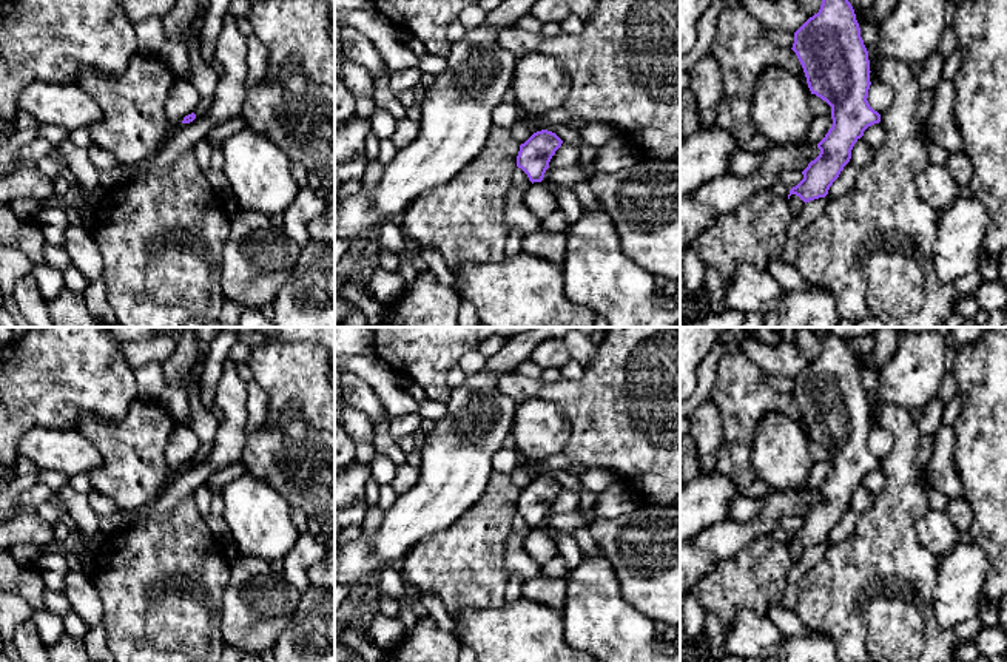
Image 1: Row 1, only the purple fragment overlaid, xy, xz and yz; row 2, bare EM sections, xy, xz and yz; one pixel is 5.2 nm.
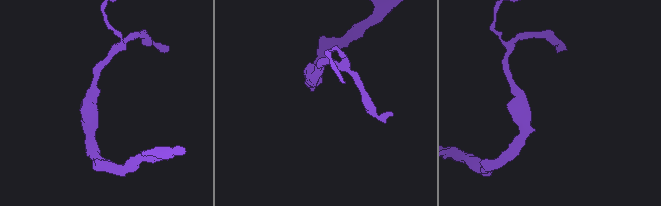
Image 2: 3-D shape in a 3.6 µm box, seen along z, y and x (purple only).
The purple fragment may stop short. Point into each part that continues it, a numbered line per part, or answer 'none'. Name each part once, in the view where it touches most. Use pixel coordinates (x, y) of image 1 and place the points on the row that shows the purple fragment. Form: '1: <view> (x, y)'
none

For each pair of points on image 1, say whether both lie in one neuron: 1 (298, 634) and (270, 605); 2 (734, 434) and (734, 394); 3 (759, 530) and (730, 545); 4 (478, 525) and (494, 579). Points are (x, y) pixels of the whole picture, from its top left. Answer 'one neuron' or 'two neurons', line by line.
1: two neurons
2: one neuron
3: one neuron
4: one neuron

